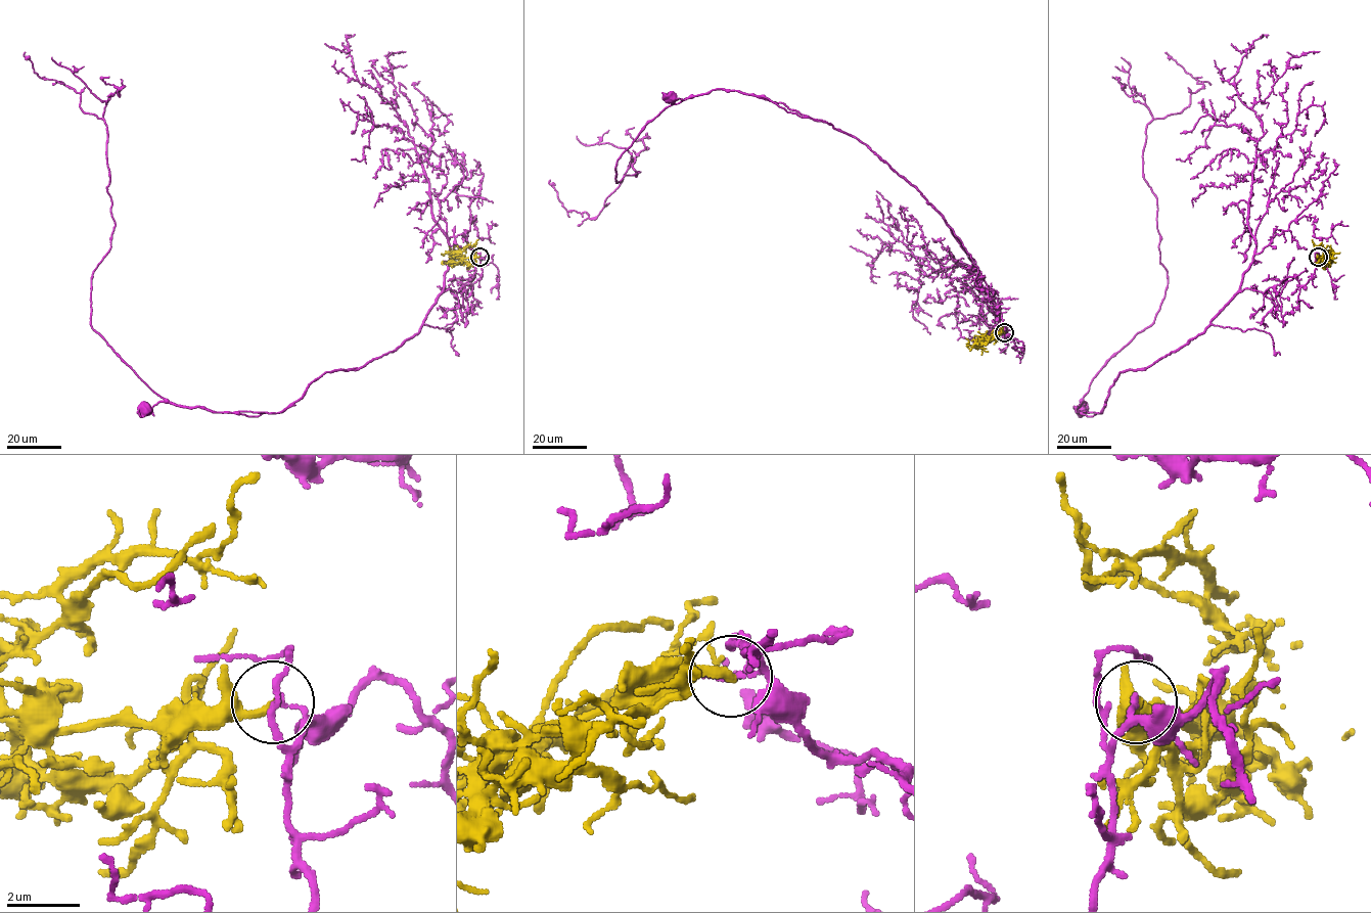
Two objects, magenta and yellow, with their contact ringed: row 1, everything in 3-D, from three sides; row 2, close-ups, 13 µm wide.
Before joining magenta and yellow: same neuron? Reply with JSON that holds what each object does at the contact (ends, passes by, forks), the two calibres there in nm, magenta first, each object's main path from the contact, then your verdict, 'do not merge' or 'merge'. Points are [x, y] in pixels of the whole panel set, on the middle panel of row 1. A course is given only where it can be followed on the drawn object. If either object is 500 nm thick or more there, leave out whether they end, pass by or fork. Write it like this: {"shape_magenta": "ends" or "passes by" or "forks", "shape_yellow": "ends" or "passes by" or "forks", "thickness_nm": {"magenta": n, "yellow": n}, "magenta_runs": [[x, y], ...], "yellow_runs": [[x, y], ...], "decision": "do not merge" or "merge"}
{"shape_magenta": "passes by", "shape_yellow": "ends", "thickness_nm": {"magenta": 90, "yellow": 240}, "magenta_runs": [[1005, 332], [996, 315], [997, 299], [942, 216], [866, 144], [781, 102], [735, 90], [671, 97]], "yellow_runs": [[1004, 332], [983, 338], [988, 339], [993, 331], [1003, 327]], "decision": "do not merge"}

